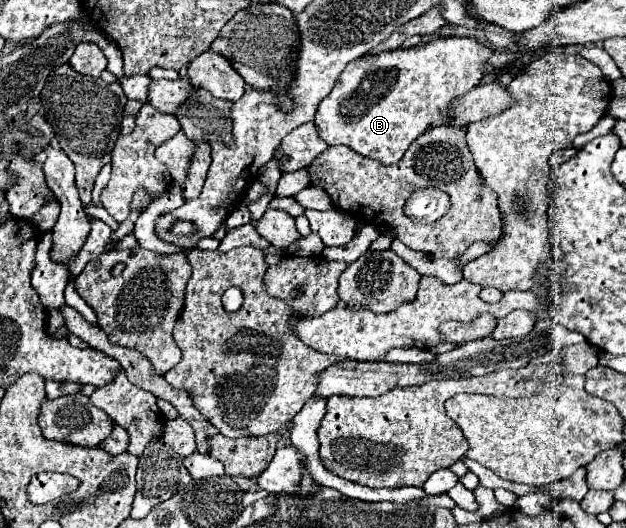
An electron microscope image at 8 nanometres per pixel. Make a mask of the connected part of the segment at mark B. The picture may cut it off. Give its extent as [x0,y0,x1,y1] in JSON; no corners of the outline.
[314,38,492,164]

